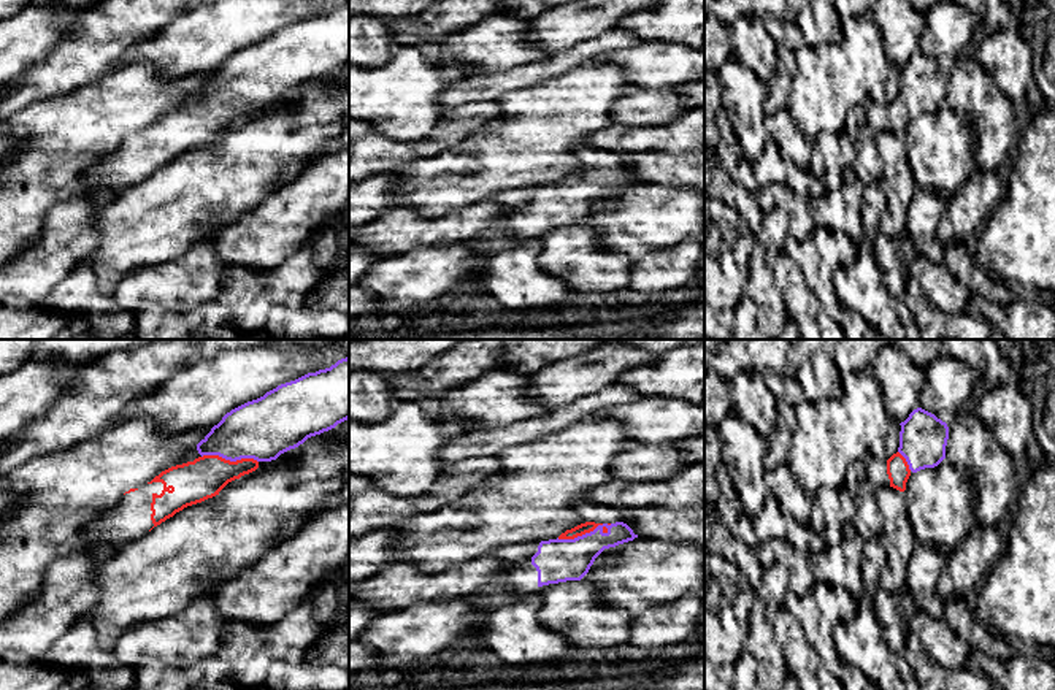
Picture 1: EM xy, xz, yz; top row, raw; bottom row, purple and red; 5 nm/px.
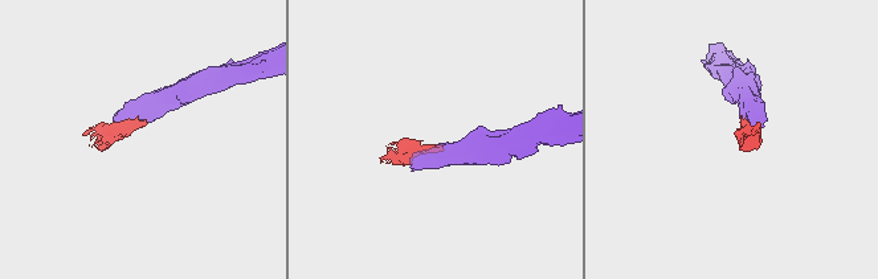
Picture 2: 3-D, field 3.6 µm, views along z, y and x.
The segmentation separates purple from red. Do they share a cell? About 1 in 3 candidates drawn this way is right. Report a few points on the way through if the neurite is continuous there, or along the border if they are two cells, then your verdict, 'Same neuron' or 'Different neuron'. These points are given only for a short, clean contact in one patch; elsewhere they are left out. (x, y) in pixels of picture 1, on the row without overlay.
Path across: xz (557, 205), (586, 178), (587, 172). Same neuron

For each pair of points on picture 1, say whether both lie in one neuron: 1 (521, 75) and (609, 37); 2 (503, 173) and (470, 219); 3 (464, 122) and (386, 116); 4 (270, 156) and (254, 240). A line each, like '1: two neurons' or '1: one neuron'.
1: one neuron
2: two neurons
3: two neurons
4: two neurons

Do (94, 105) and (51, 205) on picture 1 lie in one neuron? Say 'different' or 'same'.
same

